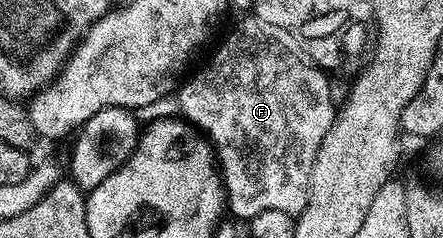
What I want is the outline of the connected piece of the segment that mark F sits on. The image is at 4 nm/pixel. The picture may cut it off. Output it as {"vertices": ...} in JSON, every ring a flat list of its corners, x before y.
{"vertices":[[254,16,240,18,243,19,232,28,231,35,216,48,211,63,178,87,179,114,209,139,223,176,230,213,232,210,244,220,270,210,298,216,307,207,313,160,317,160,325,132,335,123,337,102,331,99,328,75,308,58,299,41,289,36,285,28]]}

